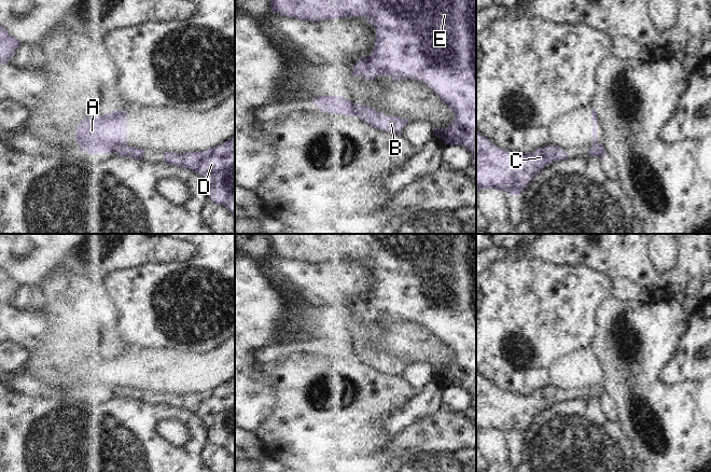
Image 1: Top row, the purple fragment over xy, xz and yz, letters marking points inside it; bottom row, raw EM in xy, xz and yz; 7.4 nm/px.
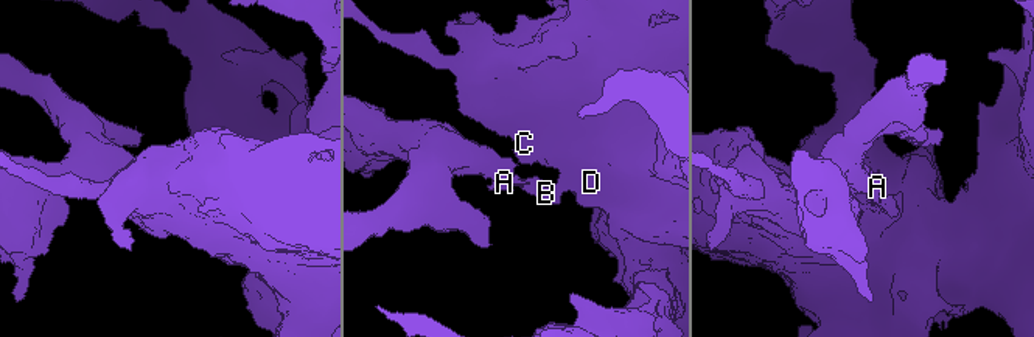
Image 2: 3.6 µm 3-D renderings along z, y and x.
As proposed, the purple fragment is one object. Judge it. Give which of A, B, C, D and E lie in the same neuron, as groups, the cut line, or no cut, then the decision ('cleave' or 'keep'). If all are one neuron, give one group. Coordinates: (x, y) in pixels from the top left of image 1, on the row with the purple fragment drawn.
A / B C D E | xy (126, 144), (115, 151) | cleave

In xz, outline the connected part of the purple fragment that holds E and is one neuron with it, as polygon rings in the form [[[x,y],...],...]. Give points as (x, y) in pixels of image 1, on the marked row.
[[[269,0],[270,11],[287,17],[296,17],[302,20],[311,20],[319,23],[324,19],[346,18],[346,17],[363,17],[376,30],[376,41],[374,50],[370,56],[363,56],[354,63],[352,70],[353,75],[363,77],[367,80],[374,80],[377,77],[389,74],[394,82],[413,79],[423,82],[431,87],[443,103],[447,105],[449,110],[455,113],[455,116],[449,126],[446,128],[436,128],[433,130],[436,137],[440,137],[446,144],[464,145],[470,149],[474,155],[474,166],[476,167],[476,0]]]

